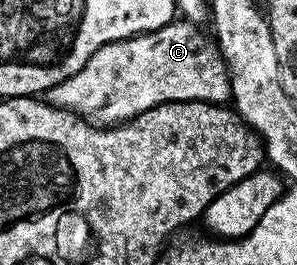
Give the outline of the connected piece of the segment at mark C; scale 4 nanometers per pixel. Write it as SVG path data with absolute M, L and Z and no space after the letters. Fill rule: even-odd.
M176 19L152 33L111 41L98 49L77 75L69 75L69 79L48 89L45 100L48 105L68 109L76 117L100 127L130 121L138 113L167 101L226 102L231 96L227 62L198 31L194 24Z

